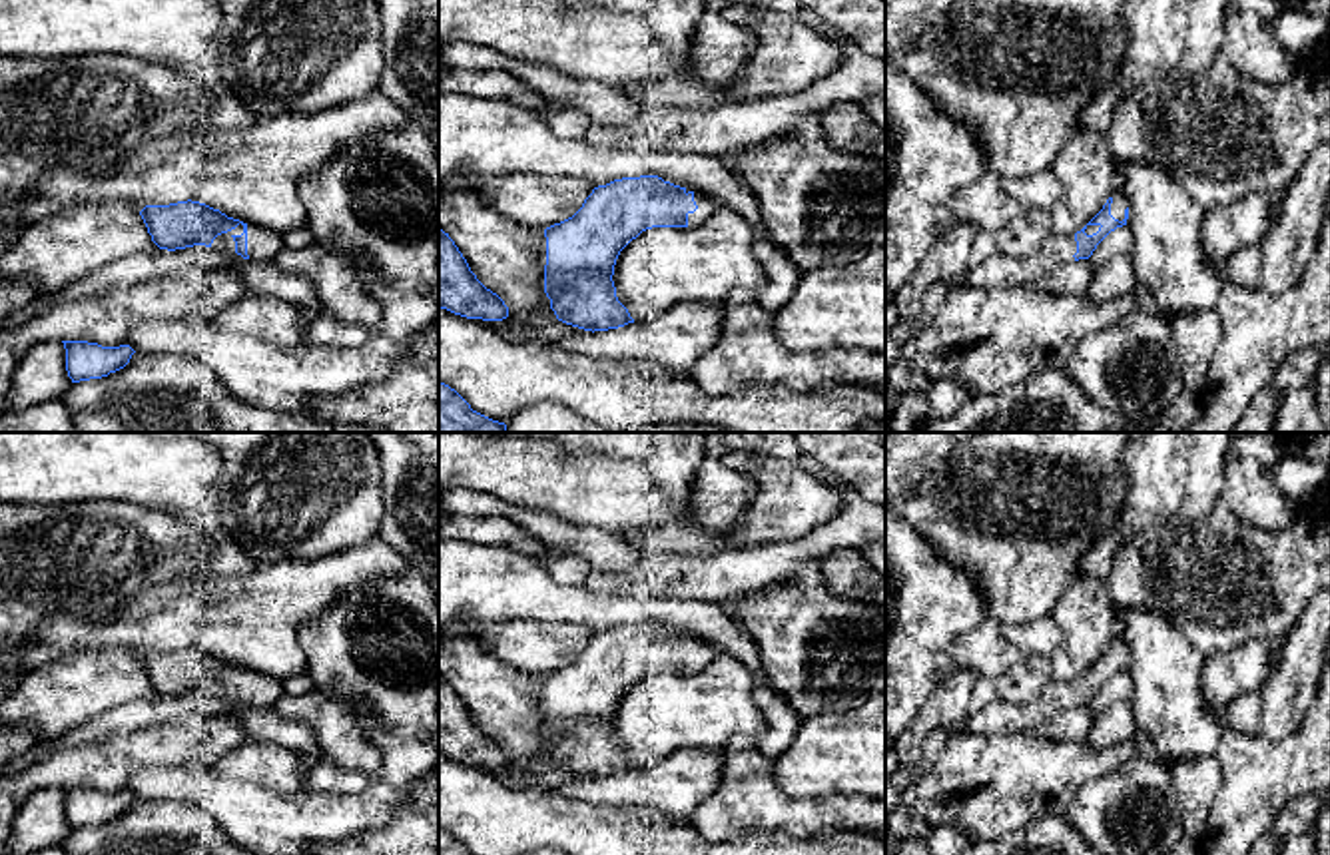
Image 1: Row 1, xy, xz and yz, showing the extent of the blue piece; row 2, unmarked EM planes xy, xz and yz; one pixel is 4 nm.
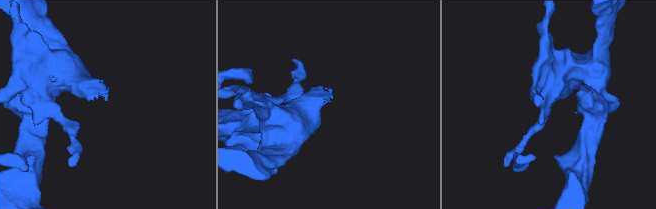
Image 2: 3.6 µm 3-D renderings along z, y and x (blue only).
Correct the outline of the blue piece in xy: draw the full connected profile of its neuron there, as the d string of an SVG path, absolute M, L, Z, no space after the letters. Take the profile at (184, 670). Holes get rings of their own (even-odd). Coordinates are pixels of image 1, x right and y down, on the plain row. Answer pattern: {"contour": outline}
{"contour": "M191 646L146 652L140 662L152 688L167 698L205 692L267 710L283 696L281 680L227 664L219 656Z"}

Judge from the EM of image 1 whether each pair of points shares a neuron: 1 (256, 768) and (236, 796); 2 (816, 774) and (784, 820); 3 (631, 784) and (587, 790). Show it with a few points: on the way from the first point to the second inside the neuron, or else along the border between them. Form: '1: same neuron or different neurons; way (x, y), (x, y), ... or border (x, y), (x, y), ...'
1: different neurons; border (212, 768), (224, 778), (248, 780), (292, 794)
2: different neurons; border (772, 766), (776, 784), (794, 798), (846, 796)
3: same neuron; way (621, 790), (597, 790)

